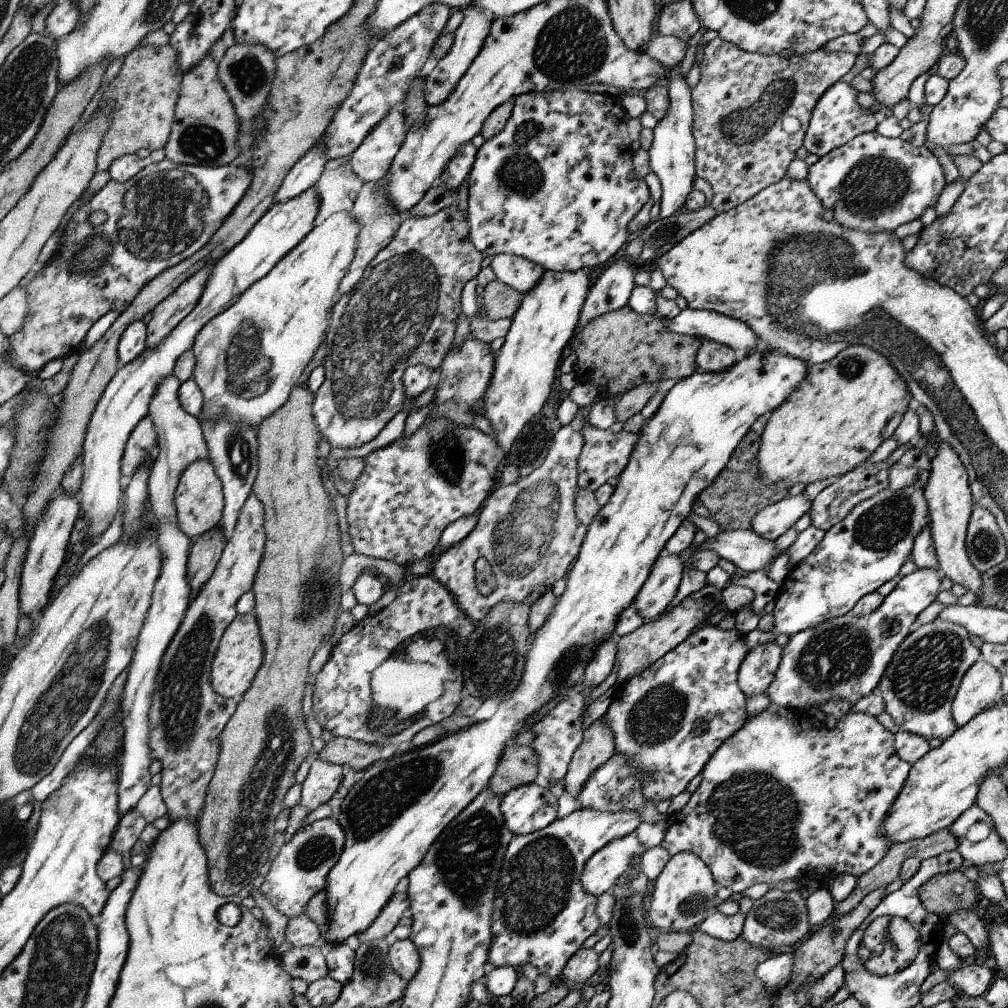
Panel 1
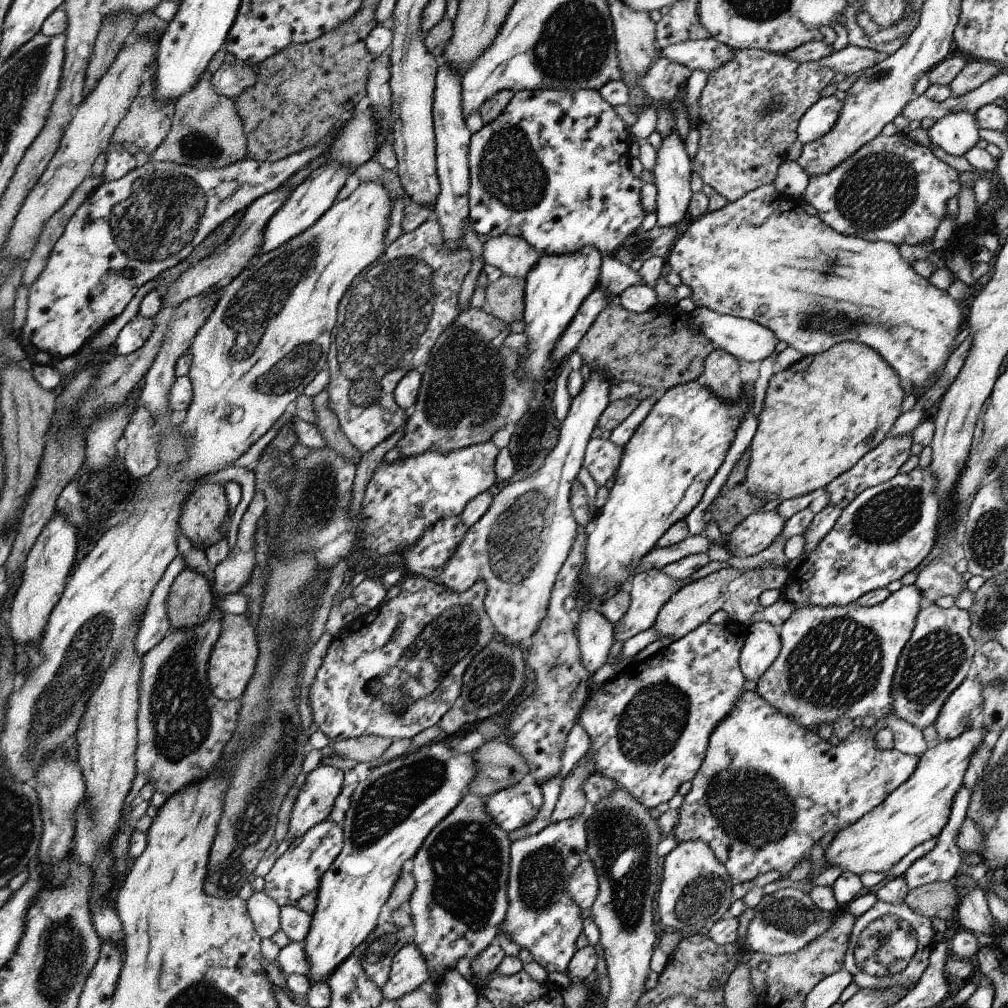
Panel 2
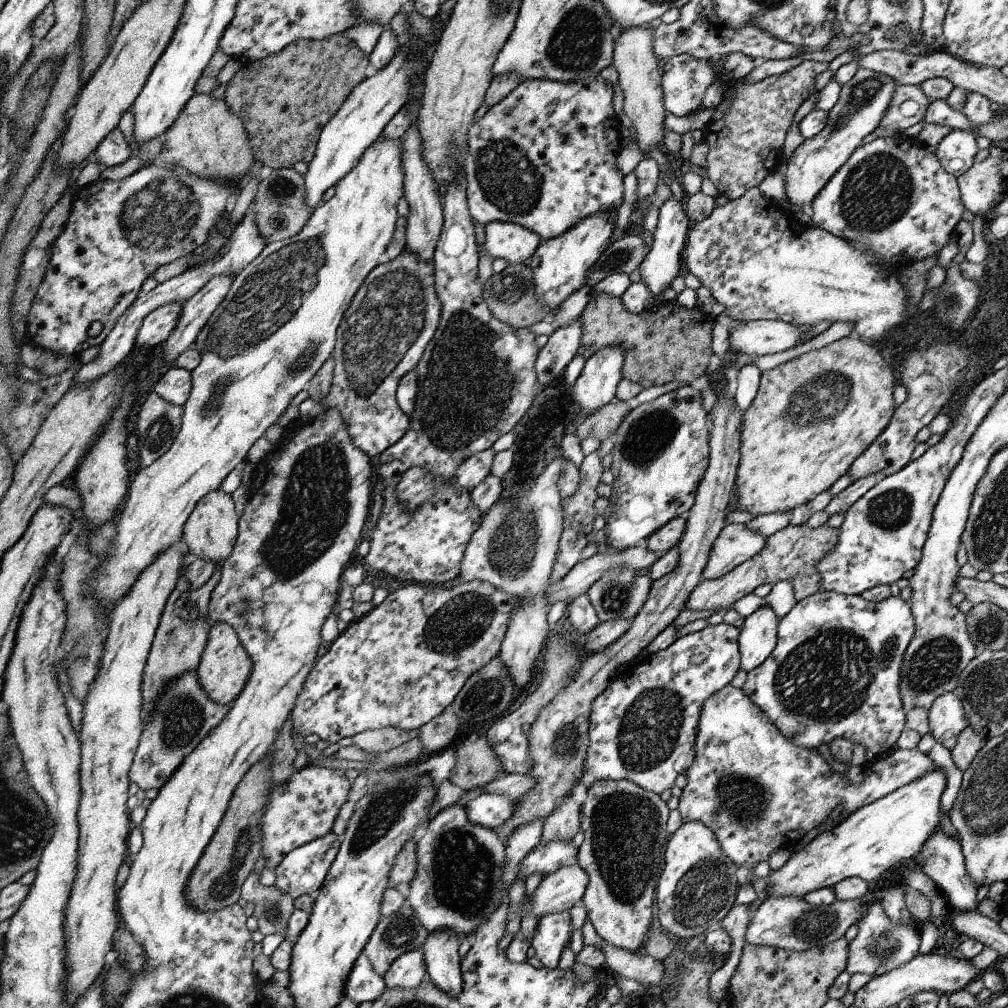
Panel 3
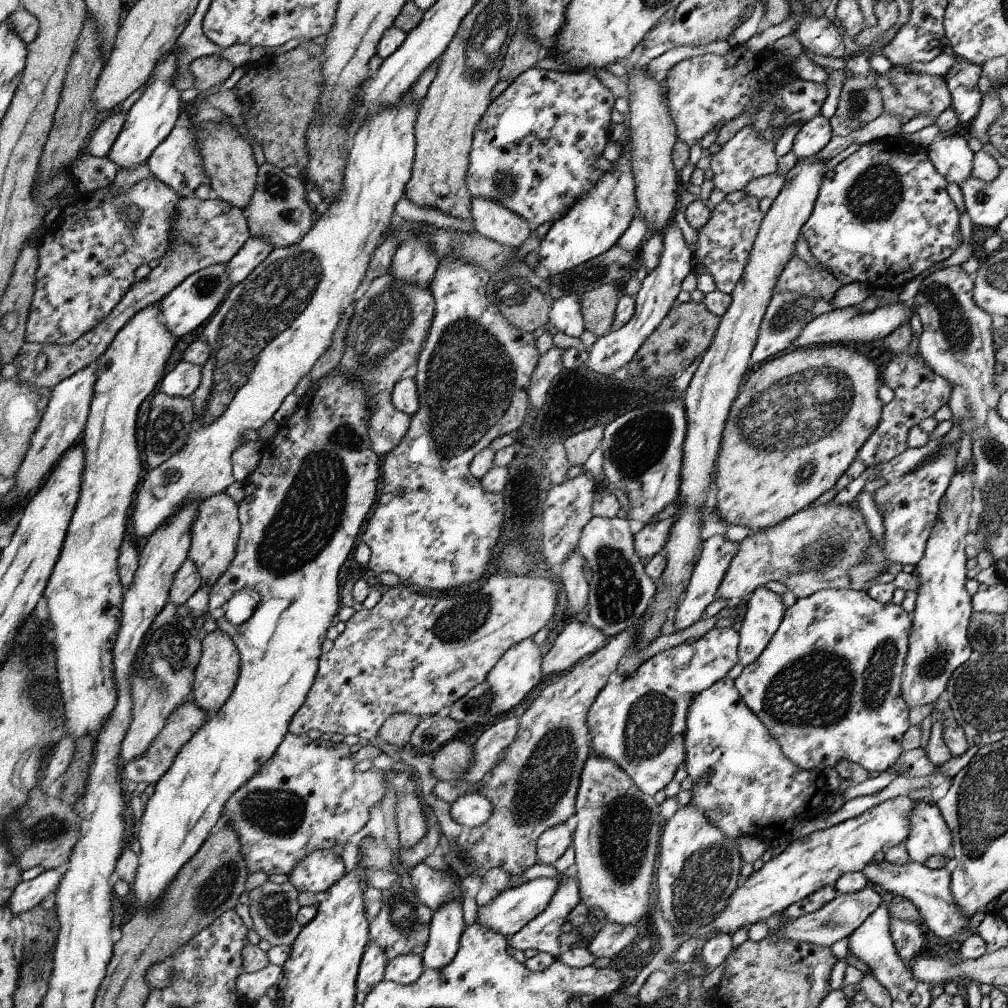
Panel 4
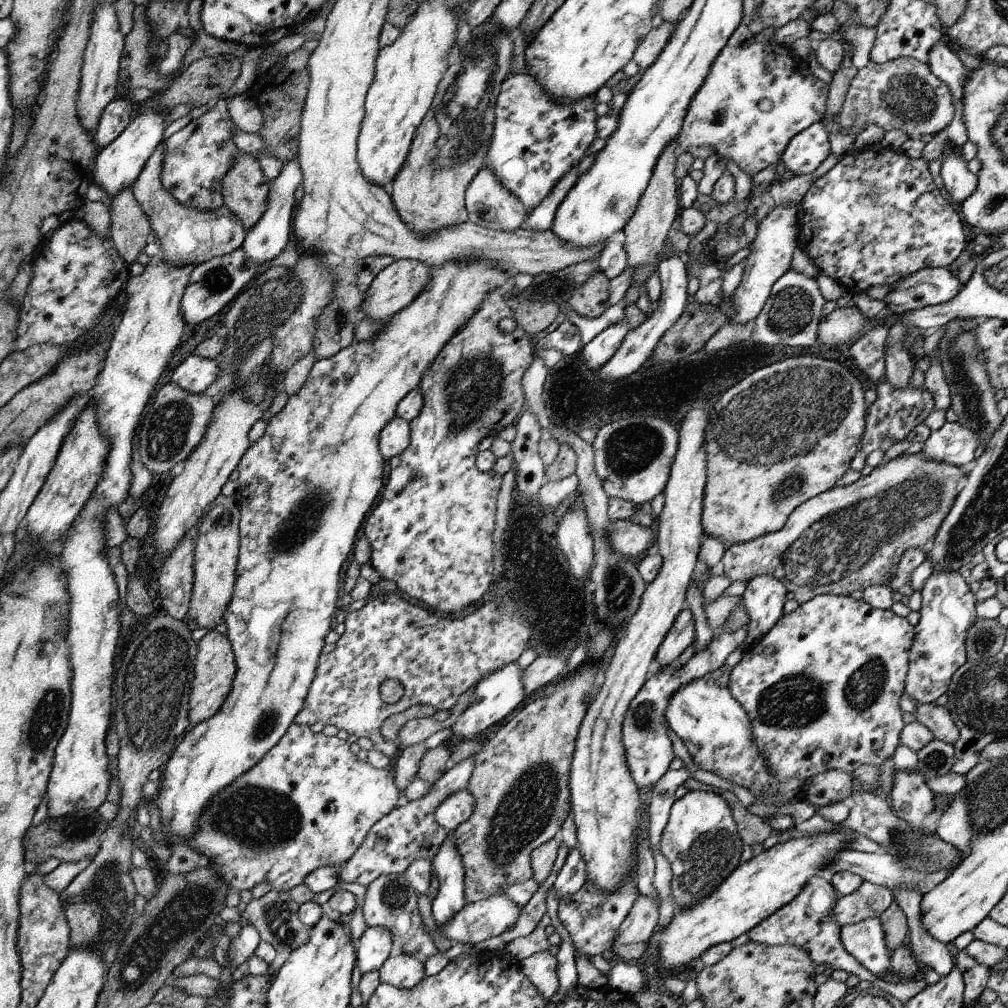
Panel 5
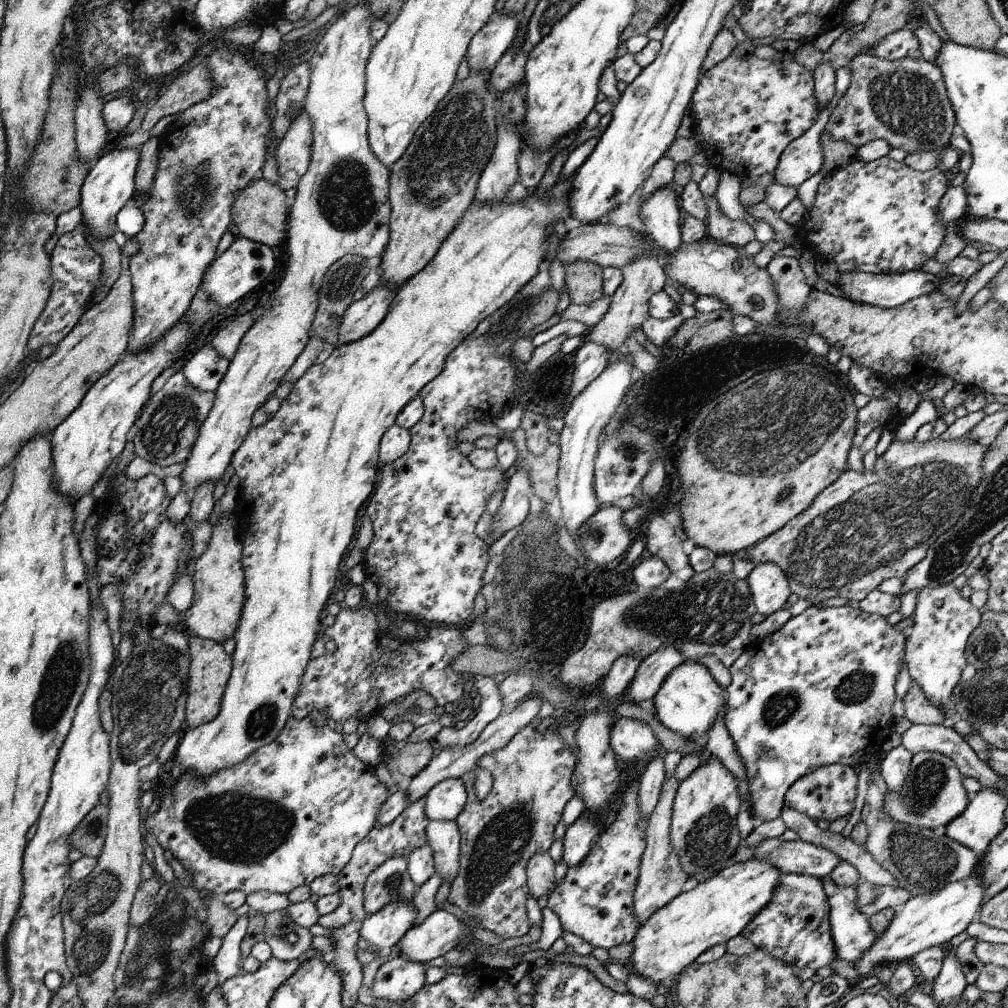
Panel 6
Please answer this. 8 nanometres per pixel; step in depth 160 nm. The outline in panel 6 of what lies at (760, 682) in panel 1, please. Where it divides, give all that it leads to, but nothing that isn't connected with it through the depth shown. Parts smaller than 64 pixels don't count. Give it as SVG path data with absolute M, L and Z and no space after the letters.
M772 561L758 563L747 580L757 612L766 616L782 609L793 593L785 572Z

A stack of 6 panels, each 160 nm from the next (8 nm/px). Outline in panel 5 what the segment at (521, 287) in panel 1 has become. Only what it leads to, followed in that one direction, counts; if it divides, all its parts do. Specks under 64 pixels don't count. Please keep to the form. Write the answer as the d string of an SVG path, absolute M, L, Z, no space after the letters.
M483 167L466 192L469 221L487 229L513 231L519 228L527 208L497 179L492 169Z

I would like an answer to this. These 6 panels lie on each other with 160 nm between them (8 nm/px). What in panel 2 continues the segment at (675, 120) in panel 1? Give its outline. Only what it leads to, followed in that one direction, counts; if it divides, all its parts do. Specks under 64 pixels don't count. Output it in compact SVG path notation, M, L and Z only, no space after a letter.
M672 132L669 137L663 138L662 146L657 152L654 173L654 184L657 186L657 225L659 227L676 227L678 222L686 218L686 208L691 201L691 176L692 164L686 154L684 142L676 136L678 132Z

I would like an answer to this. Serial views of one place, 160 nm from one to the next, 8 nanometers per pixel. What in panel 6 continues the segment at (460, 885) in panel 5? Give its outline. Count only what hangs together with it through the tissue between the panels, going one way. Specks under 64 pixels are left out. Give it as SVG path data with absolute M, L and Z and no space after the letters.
M431 820L426 827L427 843L435 858L435 870L444 880L454 880L459 869L461 836L455 820Z

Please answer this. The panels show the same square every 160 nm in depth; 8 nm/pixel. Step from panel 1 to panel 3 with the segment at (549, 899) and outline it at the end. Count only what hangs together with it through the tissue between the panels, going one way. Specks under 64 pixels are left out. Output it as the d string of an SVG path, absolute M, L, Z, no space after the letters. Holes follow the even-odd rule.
M550 841L543 844L540 842L530 851L520 865L519 875L526 874L525 880L534 872L543 872L543 878L560 867L564 866L565 860L577 856L577 850L572 841ZM569 911L551 913L538 919L531 946L544 967L553 969L559 966L564 947L570 944L570 932L572 926Z

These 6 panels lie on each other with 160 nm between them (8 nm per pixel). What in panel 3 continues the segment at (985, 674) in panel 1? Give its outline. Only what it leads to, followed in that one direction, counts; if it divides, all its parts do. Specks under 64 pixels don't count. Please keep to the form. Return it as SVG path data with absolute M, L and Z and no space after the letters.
M953 691L939 696L928 710L930 733L934 738L952 750L960 731L968 726L962 701Z

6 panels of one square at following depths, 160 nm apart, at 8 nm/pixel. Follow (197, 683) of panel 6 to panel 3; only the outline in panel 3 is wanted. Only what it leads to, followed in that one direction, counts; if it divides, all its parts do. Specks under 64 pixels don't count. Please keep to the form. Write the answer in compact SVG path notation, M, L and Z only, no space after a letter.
M212 623L210 633L208 633L206 650L202 654L199 668L195 670L204 692L214 702L230 705L243 692L244 685L247 684L253 668L251 657L243 647L243 643L240 642L235 627L226 623Z

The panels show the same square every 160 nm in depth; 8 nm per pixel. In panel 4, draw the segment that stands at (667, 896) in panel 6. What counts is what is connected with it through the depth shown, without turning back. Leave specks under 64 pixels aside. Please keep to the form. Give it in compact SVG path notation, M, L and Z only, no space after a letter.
M605 922L596 938L589 942L587 949L597 958L616 957L630 942L636 942L638 925L623 925Z

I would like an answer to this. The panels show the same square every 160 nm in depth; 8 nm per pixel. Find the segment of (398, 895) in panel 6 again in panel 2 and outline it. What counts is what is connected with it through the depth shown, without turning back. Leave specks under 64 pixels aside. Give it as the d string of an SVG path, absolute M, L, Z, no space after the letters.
M390 922L378 926L353 950L364 970L381 988L388 980L393 956L406 944L410 944L412 932Z

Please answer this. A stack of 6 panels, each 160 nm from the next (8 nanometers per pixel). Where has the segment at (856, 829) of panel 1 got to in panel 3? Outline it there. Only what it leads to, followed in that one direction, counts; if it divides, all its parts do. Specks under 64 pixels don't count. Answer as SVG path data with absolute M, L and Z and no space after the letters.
M731 682L728 683L724 688L717 690L707 701L704 703L704 718L699 718L700 721L700 738L696 738L696 762L692 761L690 768L686 772L687 784L684 786L682 794L679 797L679 805L677 809L680 811L683 822L688 821L700 821L705 825L708 825L712 832L716 835L720 846L722 847L723 853L734 861L734 864L738 866L738 869L754 868L759 862L767 861L769 854L776 852L780 847L791 848L794 844L800 841L803 836L820 826L822 822L828 820L831 812L834 812L840 804L844 804L843 811L840 810L842 820L844 820L849 814L852 814L856 809L866 806L891 792L894 792L897 788L903 787L904 785L914 782L916 779L923 777L925 774L931 771L936 771L939 766L929 757L927 754L920 752L916 749L900 749L896 748L890 754L873 761L870 764L866 764L865 768L865 780L858 784L850 784L847 780L847 773L839 775L834 773L830 766L824 761L824 758L818 753L816 749L805 749L794 744L794 741L789 741L783 734L768 720L764 712L756 706L748 696L742 692L742 689L735 687Z

